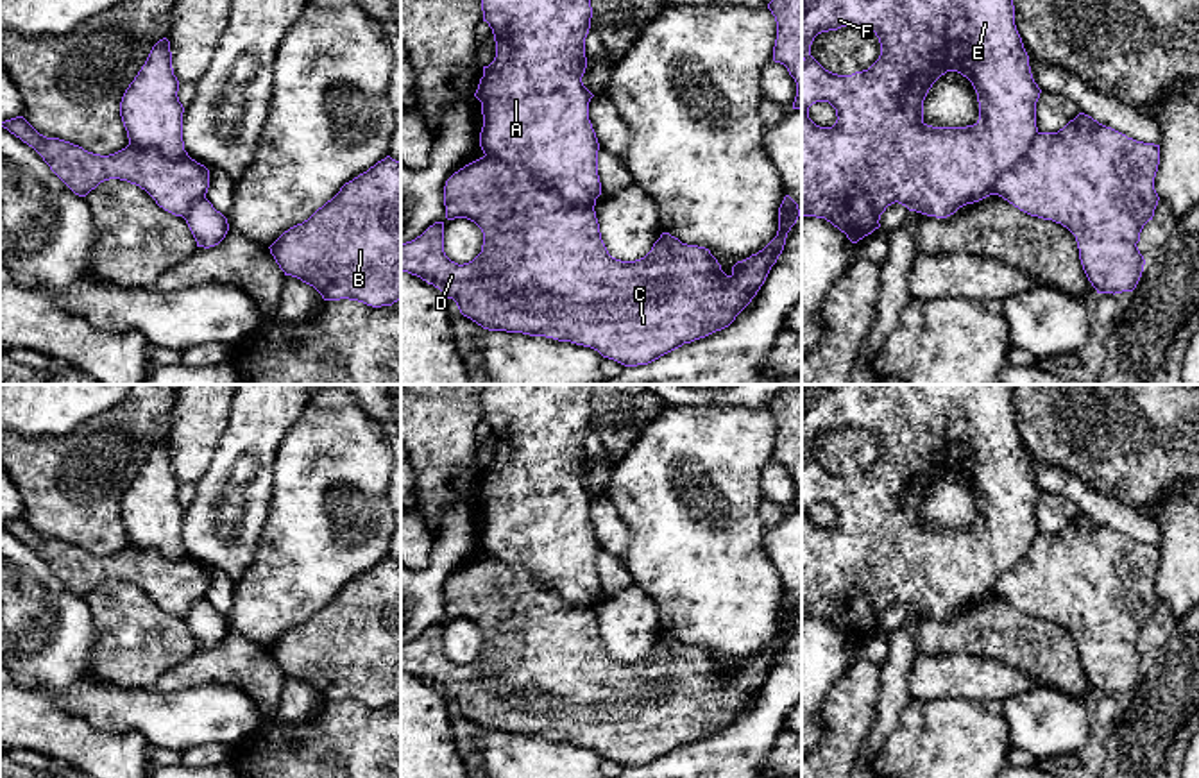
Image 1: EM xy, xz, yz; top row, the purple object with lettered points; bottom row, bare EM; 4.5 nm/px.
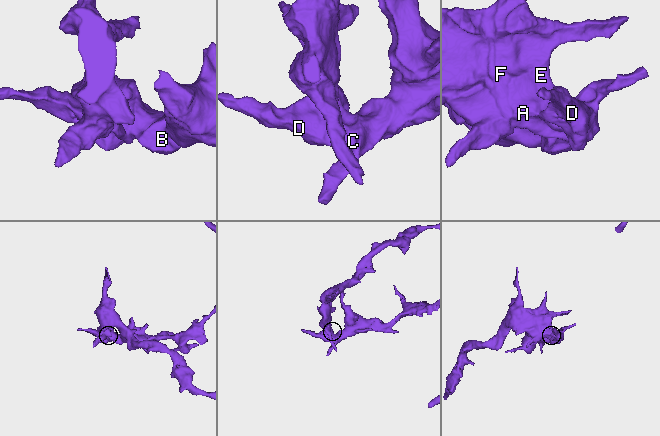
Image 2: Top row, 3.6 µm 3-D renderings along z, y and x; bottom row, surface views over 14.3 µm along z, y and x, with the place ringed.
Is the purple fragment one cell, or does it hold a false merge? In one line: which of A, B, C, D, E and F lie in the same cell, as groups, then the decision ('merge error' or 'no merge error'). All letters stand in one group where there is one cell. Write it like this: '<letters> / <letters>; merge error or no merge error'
A E F / B C D; merge error

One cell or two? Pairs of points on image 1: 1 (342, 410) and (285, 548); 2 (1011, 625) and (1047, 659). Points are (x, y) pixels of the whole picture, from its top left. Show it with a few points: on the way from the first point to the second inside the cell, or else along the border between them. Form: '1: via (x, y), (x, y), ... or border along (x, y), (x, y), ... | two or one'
1: via (335, 444), (335, 464), (321, 490), (319, 514) | one
2: via (1020, 634), (1040, 650) | one

